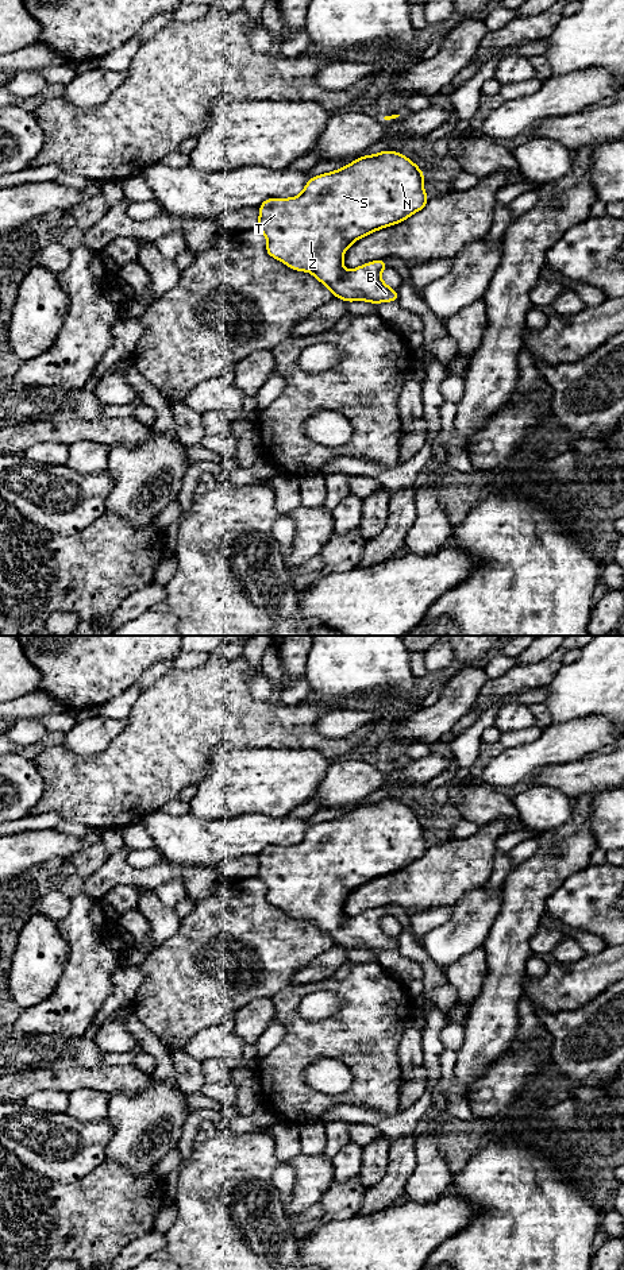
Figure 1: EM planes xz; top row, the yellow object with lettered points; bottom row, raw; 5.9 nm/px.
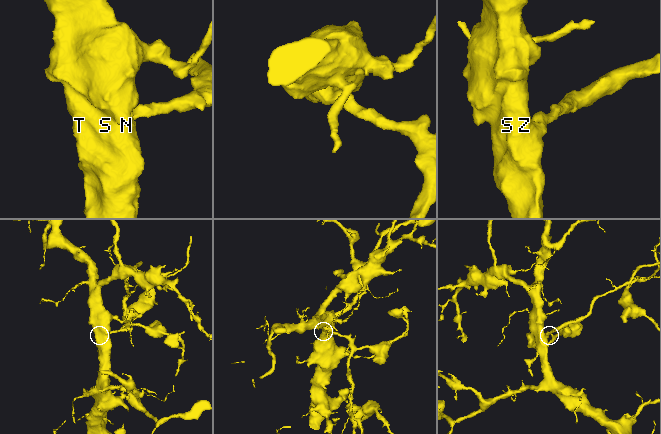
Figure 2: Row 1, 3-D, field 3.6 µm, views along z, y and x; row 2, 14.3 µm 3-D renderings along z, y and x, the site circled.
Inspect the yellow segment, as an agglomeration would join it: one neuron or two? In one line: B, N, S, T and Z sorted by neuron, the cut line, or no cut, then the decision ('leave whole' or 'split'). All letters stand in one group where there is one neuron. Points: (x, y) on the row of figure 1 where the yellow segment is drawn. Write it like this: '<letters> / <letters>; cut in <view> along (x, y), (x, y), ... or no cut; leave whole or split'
B N S T Z; no cut; leave whole

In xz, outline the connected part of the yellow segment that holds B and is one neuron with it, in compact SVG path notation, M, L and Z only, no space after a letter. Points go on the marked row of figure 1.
M382 151L365 155L350 165L331 173L311 178L305 189L293 198L269 198L259 206L258 229L266 236L266 252L298 271L308 271L327 286L334 297L347 302L367 301L373 304L397 301L398 294L381 279L381 273L388 267L384 259L373 260L354 270L344 270L343 254L358 239L404 221L415 212L421 211L428 200L423 188L424 174L409 158L396 151Z

